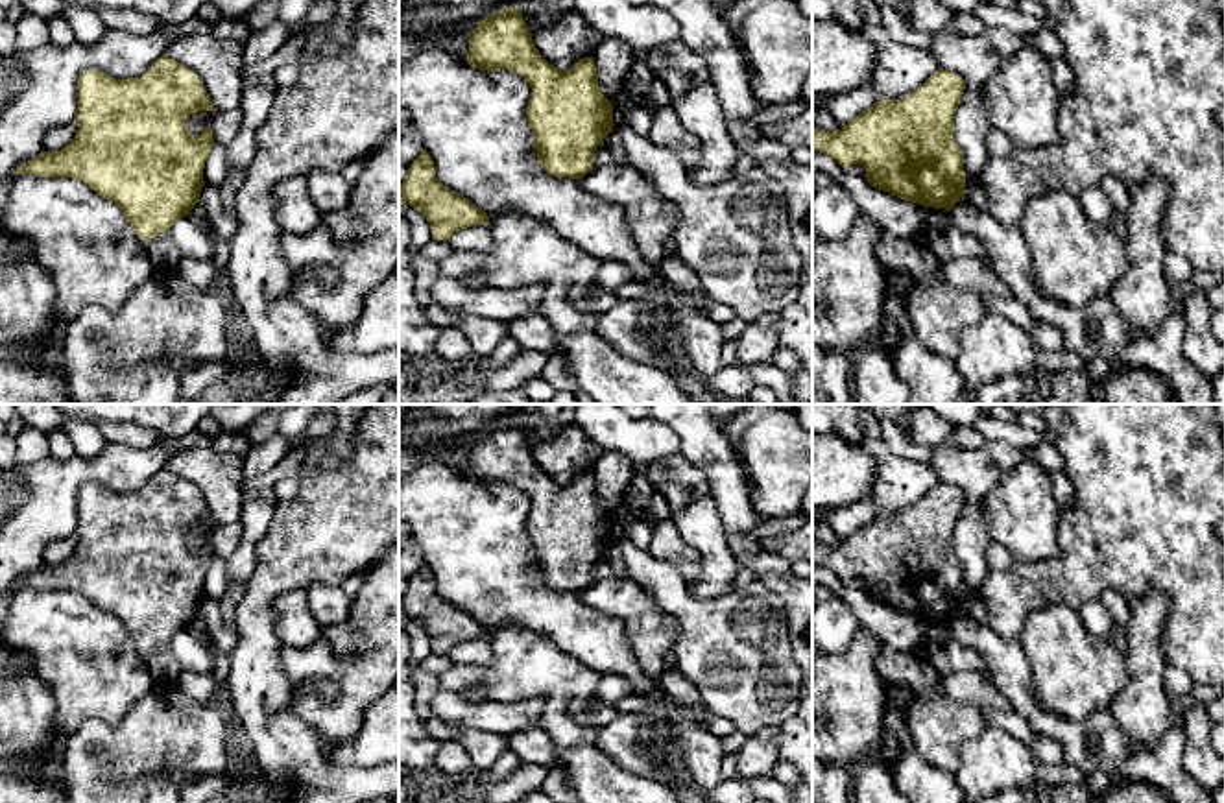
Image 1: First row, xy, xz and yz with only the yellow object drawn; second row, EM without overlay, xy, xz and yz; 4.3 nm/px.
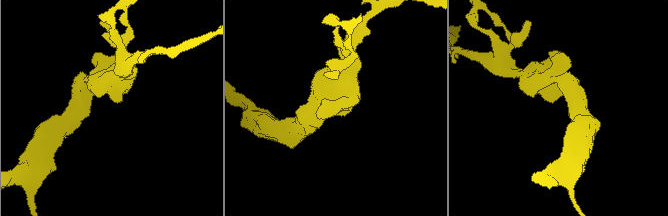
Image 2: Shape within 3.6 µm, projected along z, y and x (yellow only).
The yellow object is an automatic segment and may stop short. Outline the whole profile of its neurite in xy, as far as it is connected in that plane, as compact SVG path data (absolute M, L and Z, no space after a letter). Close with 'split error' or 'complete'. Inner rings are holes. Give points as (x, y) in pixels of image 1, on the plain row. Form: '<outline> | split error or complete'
M162 467L140 491L116 493L102 484L89 482L78 495L76 550L61 565L41 565L17 581L17 589L74 591L87 596L102 611L114 615L126 628L137 650L148 657L190 624L199 615L205 598L203 581L214 557L210 537L198 552L188 546L186 533L199 524L216 528L201 491Z | complete

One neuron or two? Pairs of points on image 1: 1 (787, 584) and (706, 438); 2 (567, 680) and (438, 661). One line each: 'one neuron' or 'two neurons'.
1: one neuron
2: two neurons

